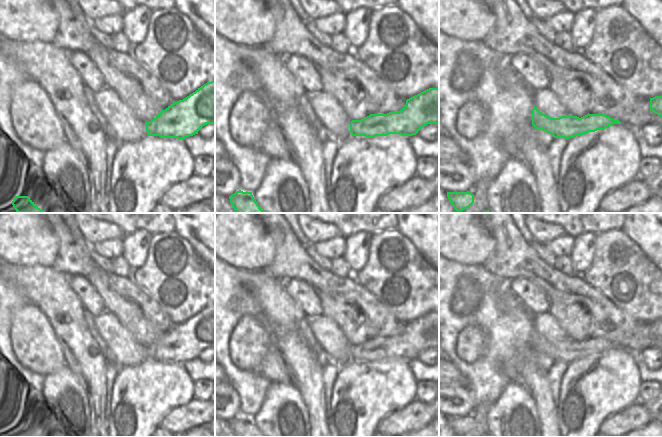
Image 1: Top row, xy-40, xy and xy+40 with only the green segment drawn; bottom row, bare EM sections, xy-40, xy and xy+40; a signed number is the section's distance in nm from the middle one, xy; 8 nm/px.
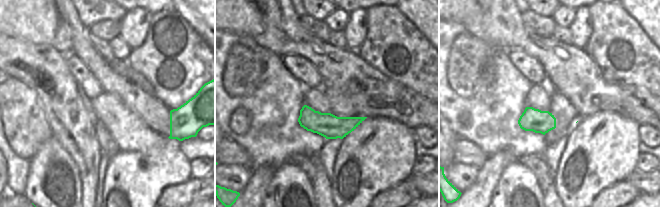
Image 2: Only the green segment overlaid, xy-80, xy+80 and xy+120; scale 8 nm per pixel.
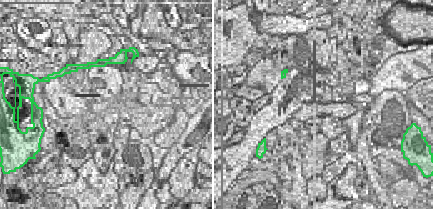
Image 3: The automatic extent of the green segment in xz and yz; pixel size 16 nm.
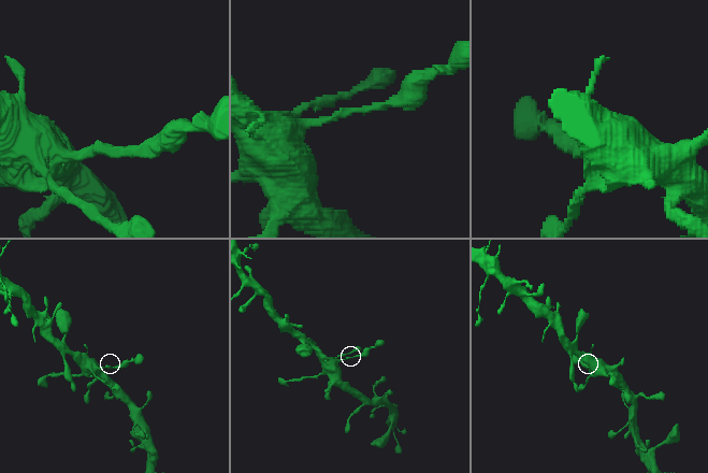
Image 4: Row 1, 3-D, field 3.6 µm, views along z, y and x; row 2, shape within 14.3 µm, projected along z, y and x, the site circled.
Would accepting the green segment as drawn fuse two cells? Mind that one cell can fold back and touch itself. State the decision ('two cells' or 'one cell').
one cell

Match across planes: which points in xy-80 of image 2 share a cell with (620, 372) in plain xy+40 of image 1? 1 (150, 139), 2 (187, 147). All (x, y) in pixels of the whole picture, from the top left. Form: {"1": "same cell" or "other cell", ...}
{"1": "other cell", "2": "other cell"}

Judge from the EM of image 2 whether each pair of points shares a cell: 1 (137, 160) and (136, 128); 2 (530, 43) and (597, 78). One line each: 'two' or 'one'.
1: two
2: one

